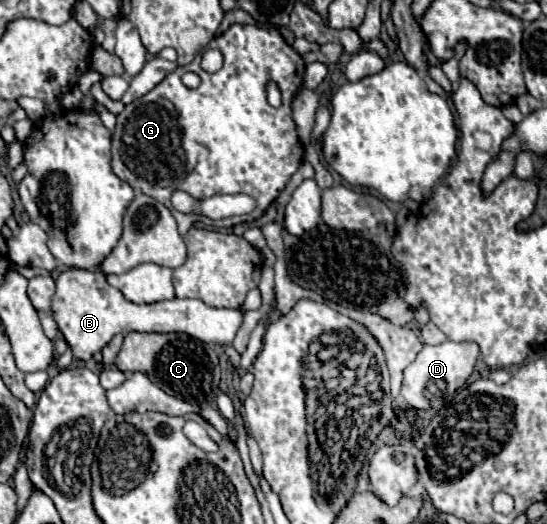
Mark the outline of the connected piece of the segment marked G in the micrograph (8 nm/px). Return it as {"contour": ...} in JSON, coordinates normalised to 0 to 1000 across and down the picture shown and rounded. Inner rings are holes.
{"contour":[[[422,48],[378,90],[400,94],[408,101],[408,128],[397,139],[375,139],[367,132],[367,109],[375,97],[364,97],[353,120],[320,132],[283,170],[232,200],[225,216],[214,219],[214,242],[203,265],[207,330],[218,342],[232,345],[243,361],[261,365],[265,372],[283,376],[291,387],[298,387],[320,414],[331,448],[338,448],[360,422],[382,433],[426,433],[433,426],[473,418],[484,406],[484,399],[510,376],[532,334],[550,319],[558,296],[532,212],[532,197],[539,189],[539,177],[550,170],[558,143],[558,120],[550,105],[532,86],[525,86],[525,78],[514,71],[506,55],[484,55],[470,48]],[[342,135],[353,135],[367,147],[367,162],[360,170],[342,170],[335,162],[331,139]],[[492,155],[499,155],[514,174],[514,204],[495,204],[488,193]],[[324,361],[346,368],[360,384],[382,380],[400,368],[452,368],[470,384],[470,395],[455,410],[389,422],[371,410],[320,403],[309,380],[313,368]]]}

